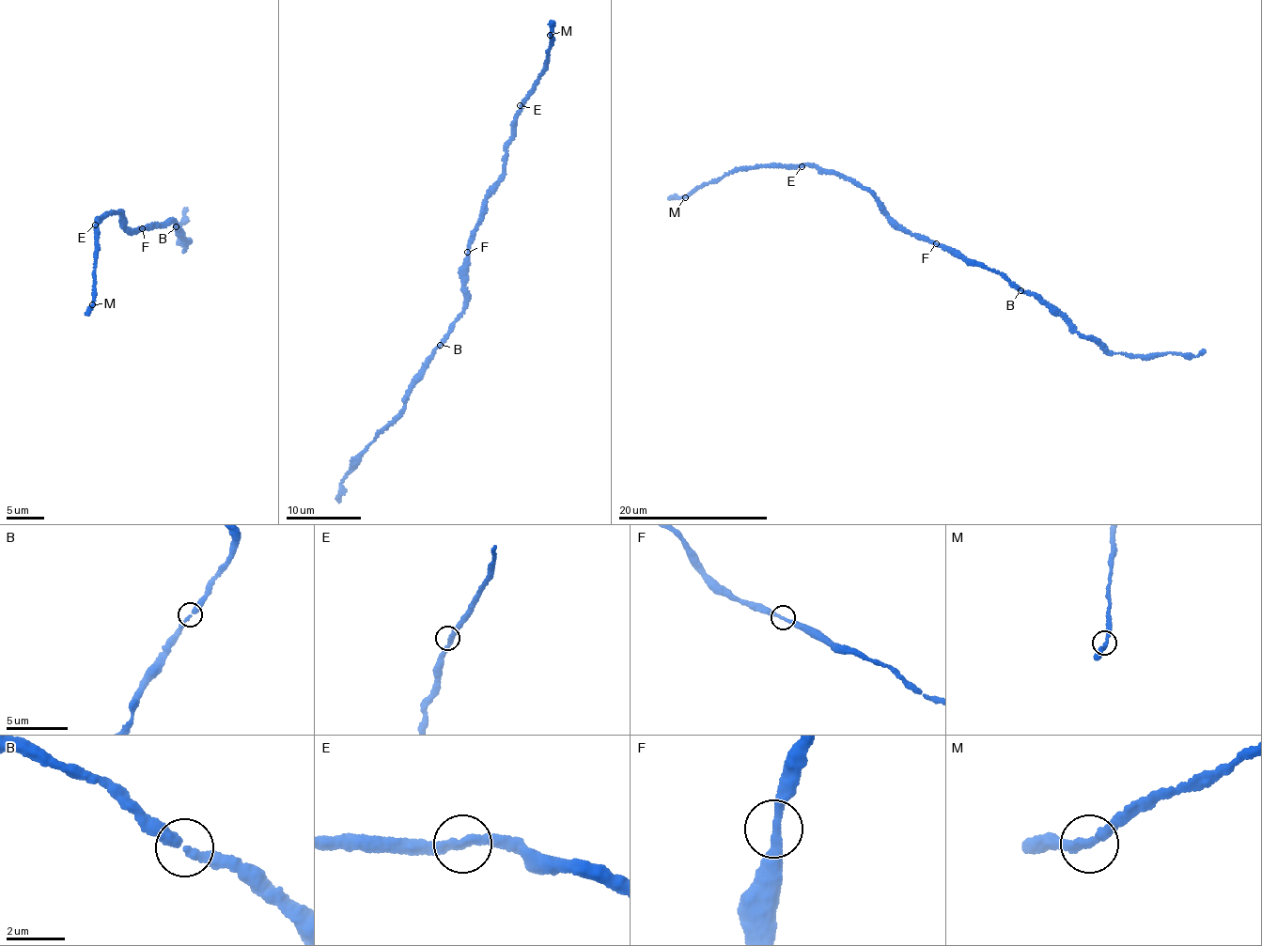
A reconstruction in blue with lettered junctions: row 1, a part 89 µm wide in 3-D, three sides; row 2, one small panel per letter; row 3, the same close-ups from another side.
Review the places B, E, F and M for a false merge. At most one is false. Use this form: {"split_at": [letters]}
{"split_at": []}

